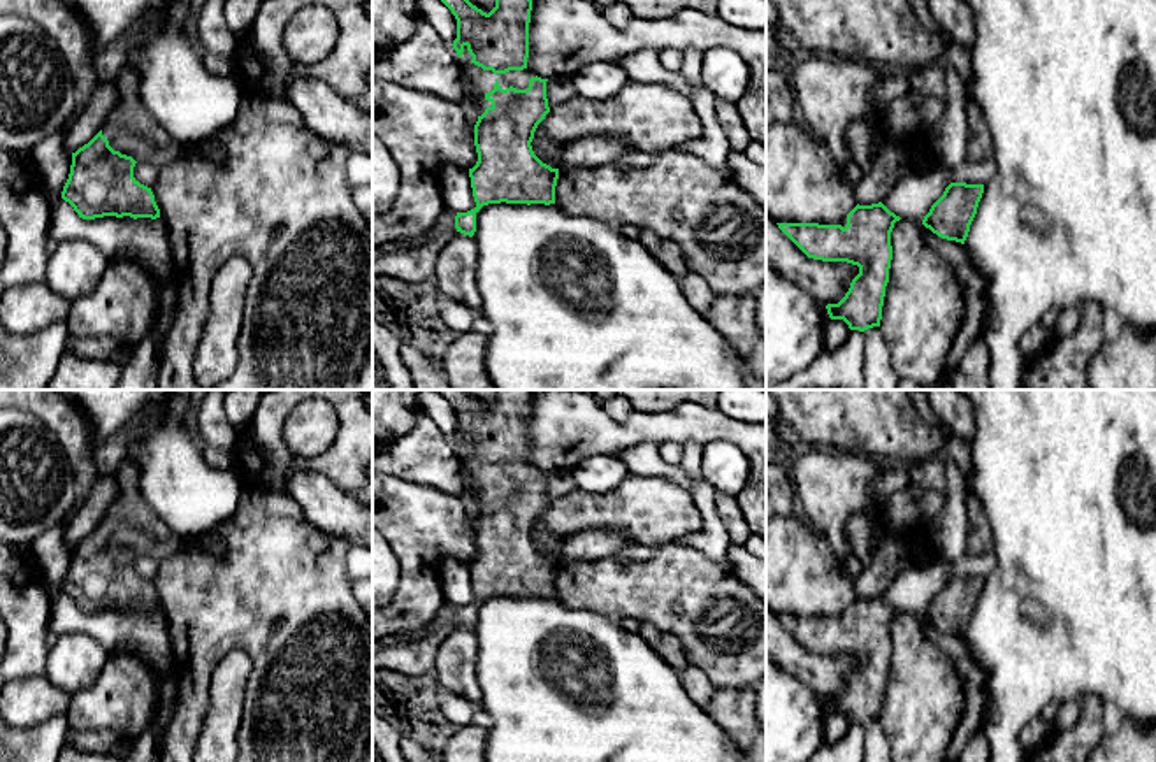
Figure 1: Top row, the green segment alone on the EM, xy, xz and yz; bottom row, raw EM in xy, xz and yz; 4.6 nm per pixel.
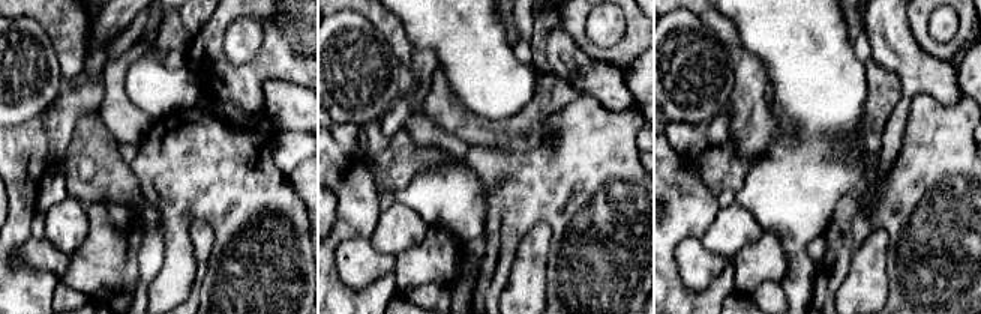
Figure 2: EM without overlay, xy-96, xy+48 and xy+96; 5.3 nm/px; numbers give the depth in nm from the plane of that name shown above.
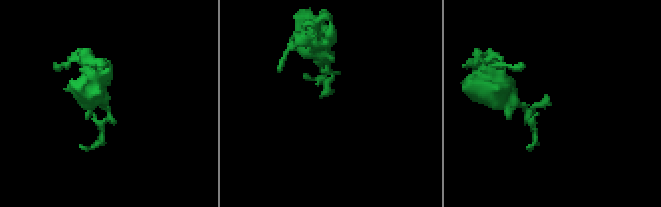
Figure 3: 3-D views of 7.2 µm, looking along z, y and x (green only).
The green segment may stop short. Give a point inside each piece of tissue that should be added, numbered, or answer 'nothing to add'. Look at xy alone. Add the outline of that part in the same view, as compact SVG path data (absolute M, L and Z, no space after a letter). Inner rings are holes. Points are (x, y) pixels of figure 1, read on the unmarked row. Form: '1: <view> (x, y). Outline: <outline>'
1: xy (129, 522). Outline: M128 456L116 472L118 499L107 509L102 528L109 539L135 555L148 555L160 562L179 553L188 537L170 530L139 493L139 465Z

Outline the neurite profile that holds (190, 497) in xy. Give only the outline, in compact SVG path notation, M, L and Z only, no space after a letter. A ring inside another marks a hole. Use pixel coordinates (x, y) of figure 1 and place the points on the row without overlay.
M58 390L84 416L95 446L128 428L135 420L142 428L130 442L126 456L139 465L139 493L151 511L177 536L199 537L239 513L242 479L235 469L218 471L204 460L183 421L169 416L174 390Z

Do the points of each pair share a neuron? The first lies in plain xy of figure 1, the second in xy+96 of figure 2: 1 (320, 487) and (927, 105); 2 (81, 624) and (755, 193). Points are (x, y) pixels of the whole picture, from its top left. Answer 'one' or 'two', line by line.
1: two
2: one

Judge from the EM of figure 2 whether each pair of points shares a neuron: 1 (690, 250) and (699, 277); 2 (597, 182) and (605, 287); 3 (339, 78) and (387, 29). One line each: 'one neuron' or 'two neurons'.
1: one neuron
2: one neuron
3: two neurons

